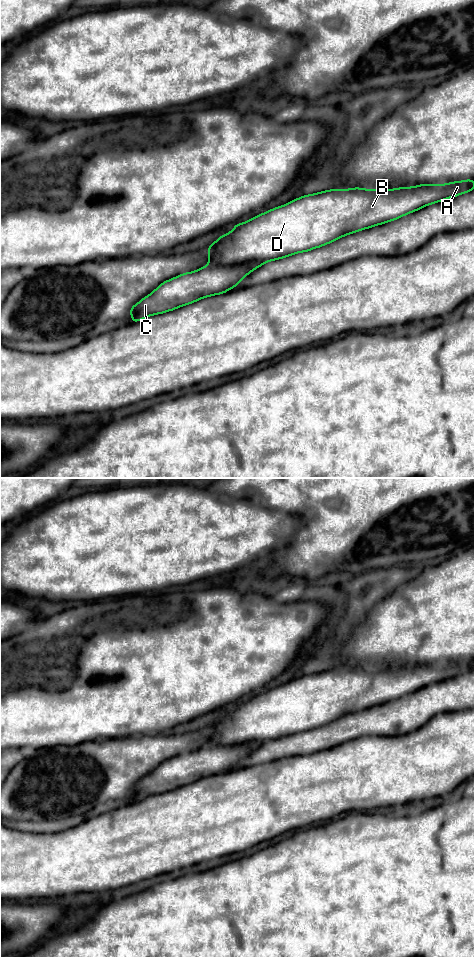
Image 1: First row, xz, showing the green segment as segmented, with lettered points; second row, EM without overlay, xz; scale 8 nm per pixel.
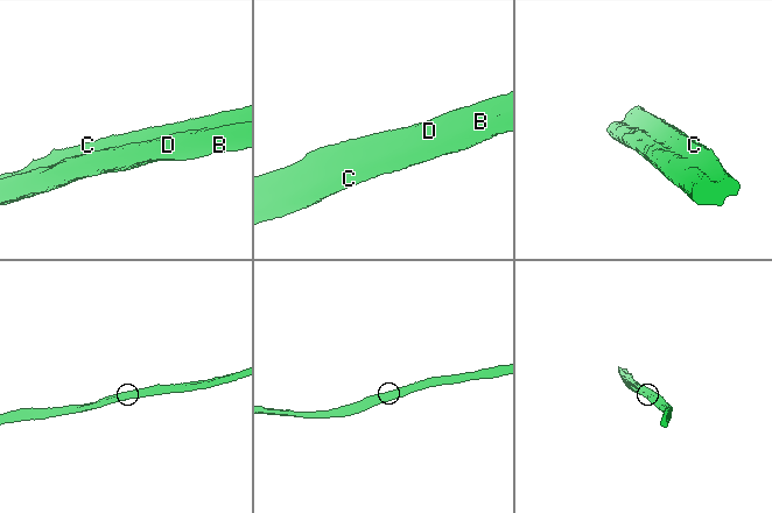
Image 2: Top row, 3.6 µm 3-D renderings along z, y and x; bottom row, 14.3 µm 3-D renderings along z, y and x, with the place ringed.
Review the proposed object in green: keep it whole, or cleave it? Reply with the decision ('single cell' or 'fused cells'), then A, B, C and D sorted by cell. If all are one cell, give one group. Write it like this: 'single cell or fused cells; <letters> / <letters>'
fused cells; A B D / C

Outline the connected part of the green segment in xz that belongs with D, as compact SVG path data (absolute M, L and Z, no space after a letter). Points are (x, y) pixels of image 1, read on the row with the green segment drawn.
M474 179L455 181L441 185L420 184L414 187L399 187L396 189L378 190L355 187L342 190L326 190L294 199L285 205L273 208L257 215L241 224L234 224L234 230L220 236L212 245L205 248L209 251L208 265L232 266L252 263L265 263L289 257L296 253L309 252L330 244L341 237L373 228L376 225L386 224L397 220L409 213L413 213L427 205L447 200L474 190Z

